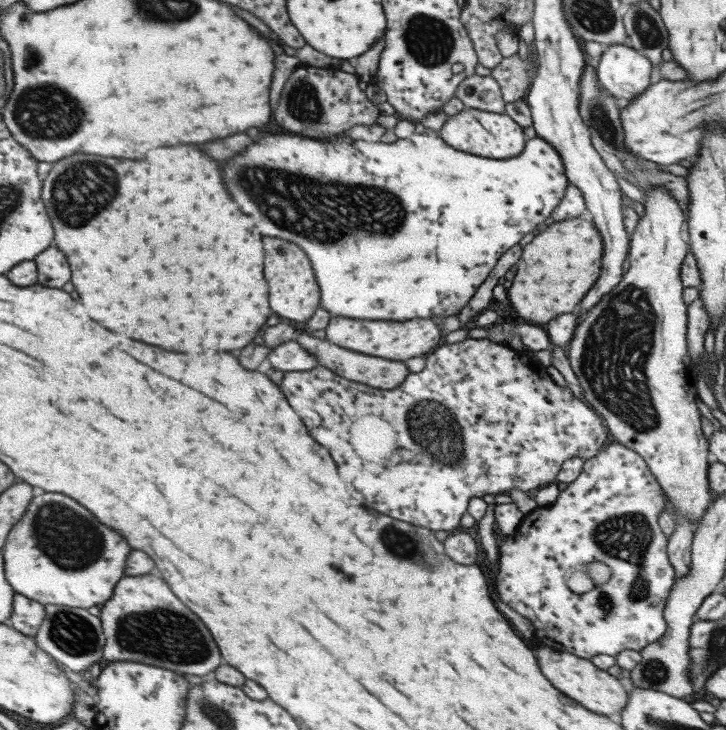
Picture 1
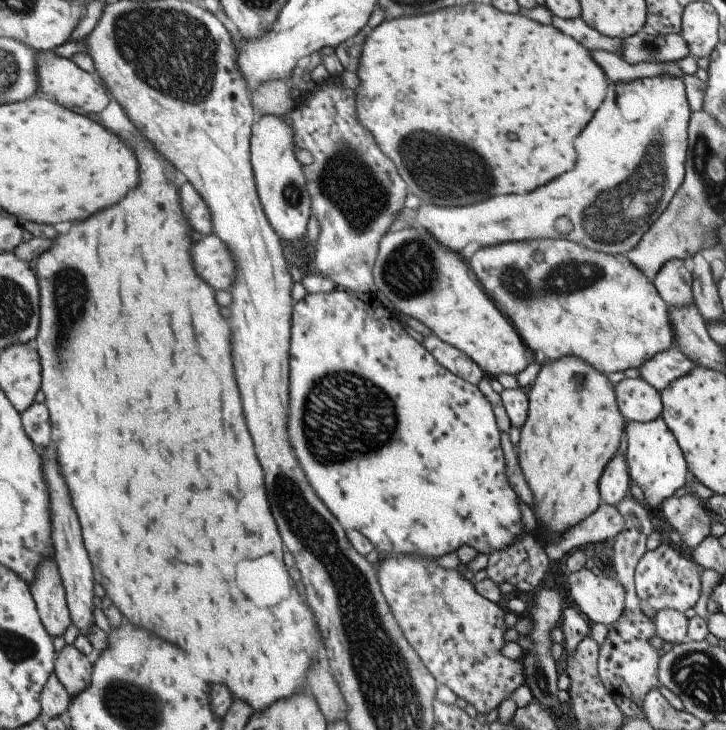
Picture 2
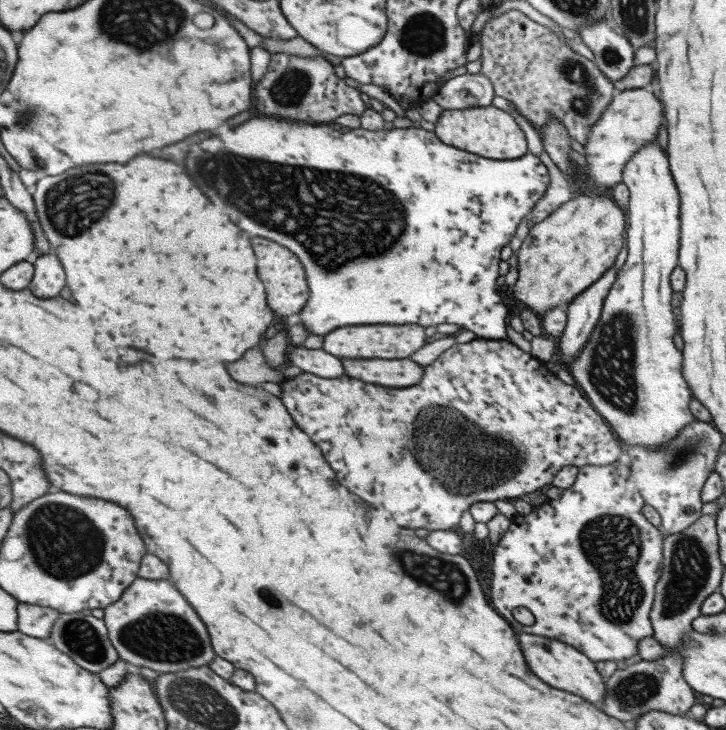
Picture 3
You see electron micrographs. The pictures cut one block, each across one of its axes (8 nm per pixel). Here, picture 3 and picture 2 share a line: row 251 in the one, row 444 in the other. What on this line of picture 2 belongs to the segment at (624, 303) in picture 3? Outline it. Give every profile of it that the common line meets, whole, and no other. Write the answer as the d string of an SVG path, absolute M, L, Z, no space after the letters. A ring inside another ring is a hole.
M661 417L644 423L626 421L624 431L627 442L624 459L629 480L641 490L647 506L657 507L686 483L687 466L679 445Z

